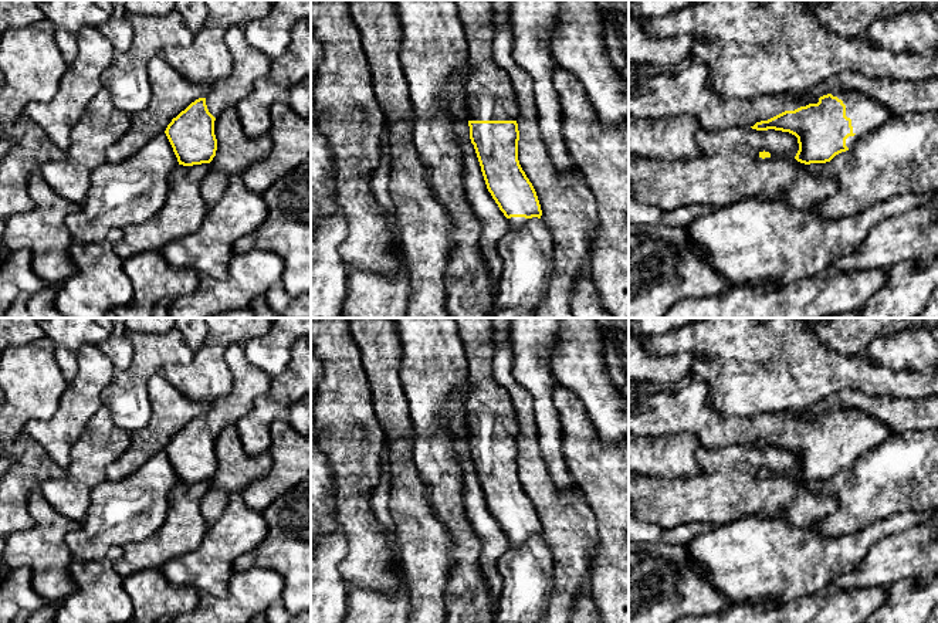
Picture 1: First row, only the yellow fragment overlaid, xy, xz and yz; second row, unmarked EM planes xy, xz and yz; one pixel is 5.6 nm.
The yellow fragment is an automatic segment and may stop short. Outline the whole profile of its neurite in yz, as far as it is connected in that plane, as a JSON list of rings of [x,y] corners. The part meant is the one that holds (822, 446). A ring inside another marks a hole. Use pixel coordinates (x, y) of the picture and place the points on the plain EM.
[[[688,380],[674,392],[661,392],[629,404],[629,431],[636,436],[697,436],[700,446],[715,450],[729,446],[782,448],[798,456],[795,477],[800,481],[826,481],[853,465],[857,458],[895,433],[880,420],[857,410],[837,409],[820,416],[793,412],[761,413],[745,417],[717,412],[710,404],[710,387],[702,380]]]

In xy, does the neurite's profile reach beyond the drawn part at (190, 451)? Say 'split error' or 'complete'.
split error

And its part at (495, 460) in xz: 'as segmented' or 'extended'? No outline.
extended

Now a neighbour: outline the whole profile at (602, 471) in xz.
[[[559,382],[553,389],[553,402],[561,417],[568,468],[597,522],[597,541],[590,558],[589,593],[599,607],[603,623],[629,623],[629,439],[614,446],[605,444],[590,421],[586,407],[573,390]]]

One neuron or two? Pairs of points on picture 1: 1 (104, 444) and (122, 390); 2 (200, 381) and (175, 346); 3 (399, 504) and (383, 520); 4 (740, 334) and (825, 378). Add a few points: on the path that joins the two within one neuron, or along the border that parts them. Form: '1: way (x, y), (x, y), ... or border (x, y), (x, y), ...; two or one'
1: border (102, 405), (111, 419), (129, 433); two
2: border (195, 351), (188, 362), (166, 364), (159, 372); two
3: border (389, 480), (388, 537); two
4: way (761, 355), (771, 355), (788, 369), (803, 371); one

